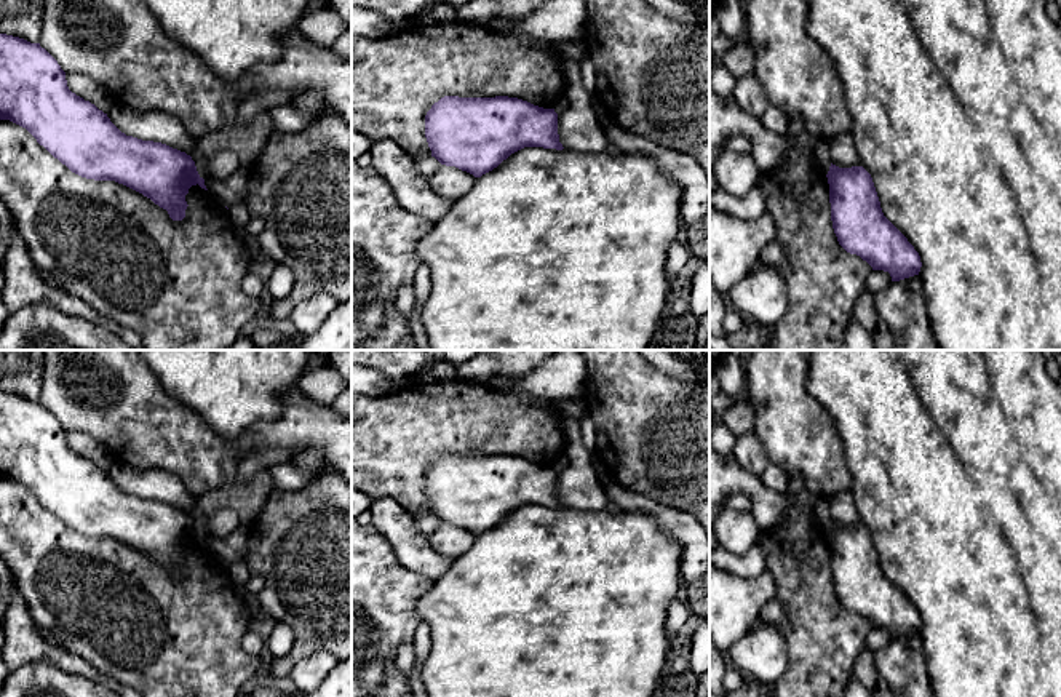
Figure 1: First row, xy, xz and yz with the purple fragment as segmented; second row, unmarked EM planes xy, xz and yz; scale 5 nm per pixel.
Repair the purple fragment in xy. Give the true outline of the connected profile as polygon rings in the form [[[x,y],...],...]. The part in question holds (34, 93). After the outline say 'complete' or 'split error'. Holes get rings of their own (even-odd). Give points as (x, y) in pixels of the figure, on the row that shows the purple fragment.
[[[0,34],[0,120],[26,128],[72,173],[123,184],[166,209],[173,221],[185,217],[185,195],[192,185],[208,190],[190,155],[161,142],[126,136],[107,114],[69,90],[66,72],[40,43],[6,34]]]; complete

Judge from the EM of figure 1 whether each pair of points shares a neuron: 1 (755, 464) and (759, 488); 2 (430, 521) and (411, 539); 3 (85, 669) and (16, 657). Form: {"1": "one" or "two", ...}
{"1": "two", "2": "two", "3": "one"}

